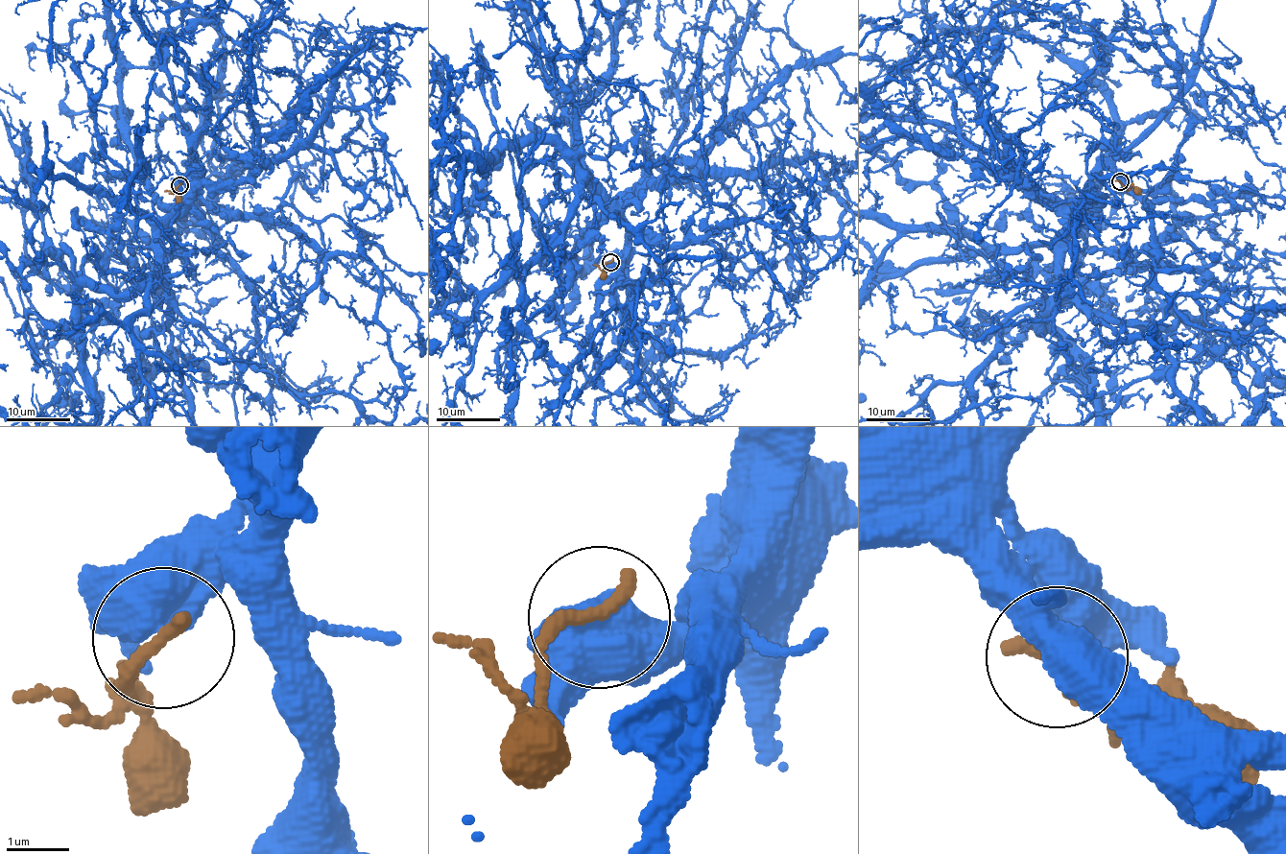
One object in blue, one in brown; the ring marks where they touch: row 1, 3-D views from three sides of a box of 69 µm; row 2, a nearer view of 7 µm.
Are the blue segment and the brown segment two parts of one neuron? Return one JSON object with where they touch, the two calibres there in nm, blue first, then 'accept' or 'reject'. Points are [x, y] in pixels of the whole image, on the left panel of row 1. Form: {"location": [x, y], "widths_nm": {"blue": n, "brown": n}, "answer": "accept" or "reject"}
{"location": [179, 185], "widths_nm": {"blue": 700, "brown": 280}, "answer": "reject"}

